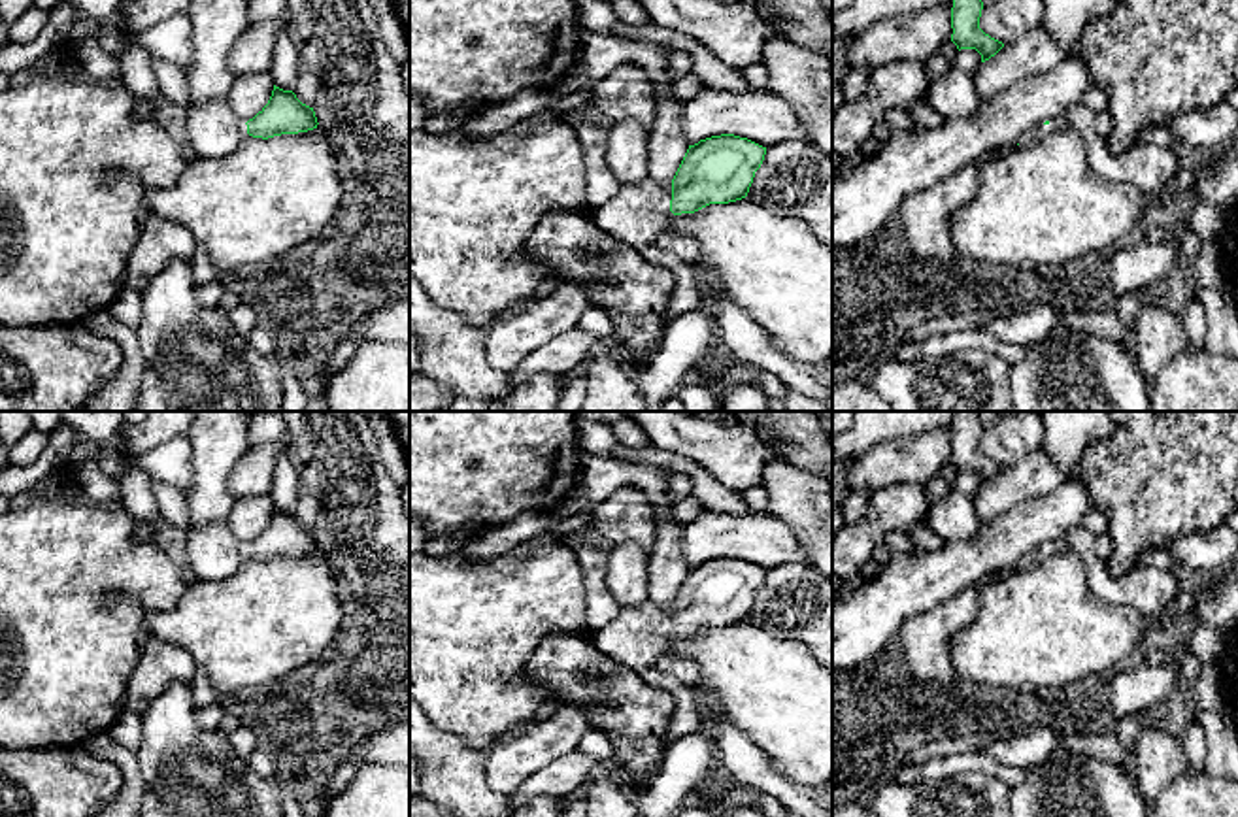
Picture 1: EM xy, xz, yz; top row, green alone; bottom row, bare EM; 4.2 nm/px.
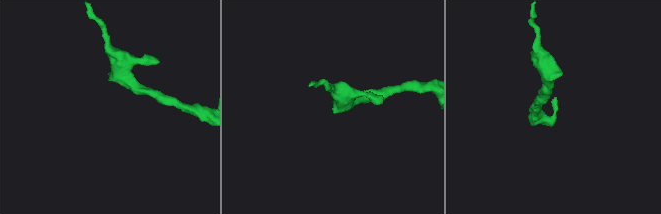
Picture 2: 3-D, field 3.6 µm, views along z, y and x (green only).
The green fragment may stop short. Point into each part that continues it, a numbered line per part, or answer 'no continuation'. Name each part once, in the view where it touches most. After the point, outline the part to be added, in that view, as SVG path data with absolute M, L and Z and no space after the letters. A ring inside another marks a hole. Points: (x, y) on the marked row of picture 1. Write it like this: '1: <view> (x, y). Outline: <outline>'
1: xz (636, 216). Outline: M649 179L625 183L604 206L593 211L598 228L636 251L655 243L670 221L672 187Z

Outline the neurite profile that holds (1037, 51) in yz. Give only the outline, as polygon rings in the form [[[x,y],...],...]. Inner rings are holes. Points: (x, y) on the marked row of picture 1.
[[[1036,26],[981,62],[974,74],[978,96],[981,104],[989,102],[1012,85],[1053,70],[1062,58],[1064,47],[1046,28]]]

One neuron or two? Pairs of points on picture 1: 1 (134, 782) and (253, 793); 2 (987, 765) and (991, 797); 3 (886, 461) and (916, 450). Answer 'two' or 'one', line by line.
1: two
2: two
3: one

